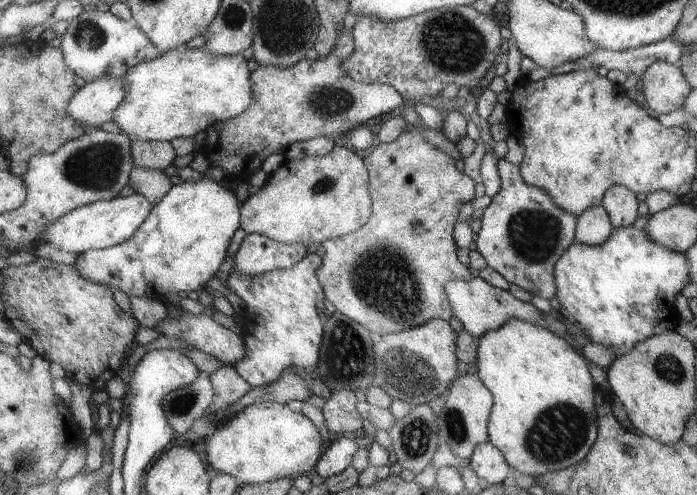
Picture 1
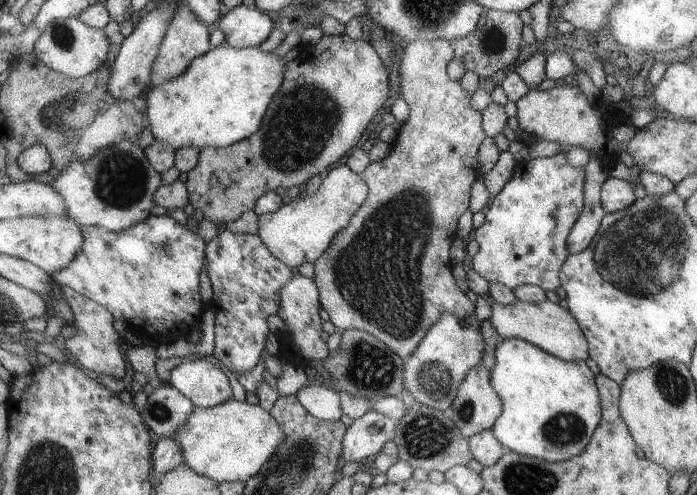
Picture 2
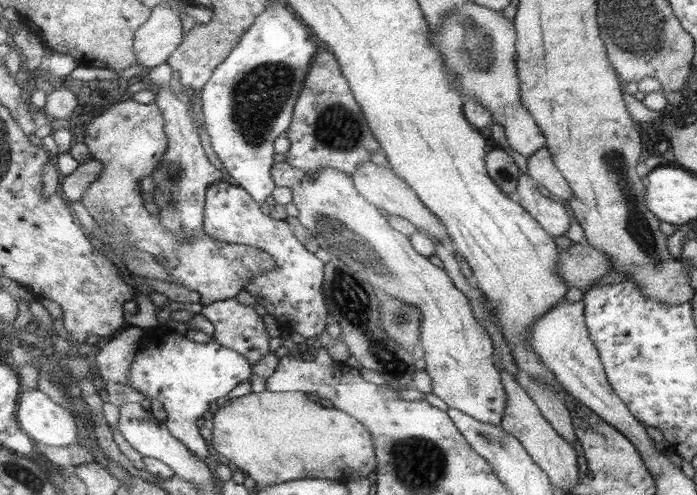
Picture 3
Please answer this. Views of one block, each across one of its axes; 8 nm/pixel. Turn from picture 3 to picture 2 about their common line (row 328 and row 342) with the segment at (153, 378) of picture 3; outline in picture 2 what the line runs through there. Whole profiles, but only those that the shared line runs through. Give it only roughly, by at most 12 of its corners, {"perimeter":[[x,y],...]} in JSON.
{"perimeter":[[171,216],[83,228],[53,274],[149,342],[201,324],[207,242]]}

